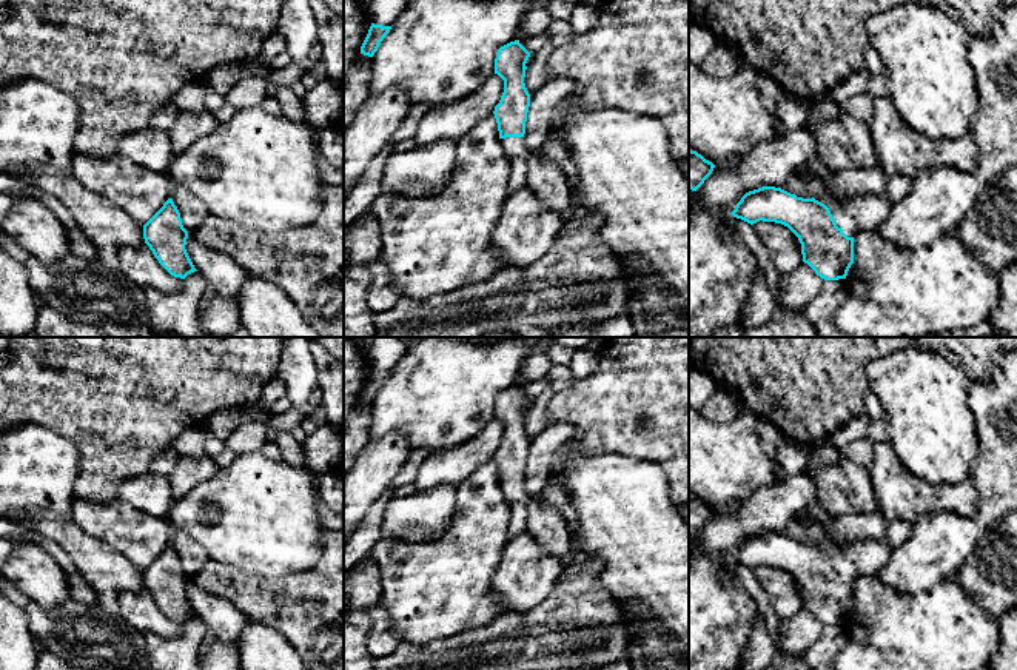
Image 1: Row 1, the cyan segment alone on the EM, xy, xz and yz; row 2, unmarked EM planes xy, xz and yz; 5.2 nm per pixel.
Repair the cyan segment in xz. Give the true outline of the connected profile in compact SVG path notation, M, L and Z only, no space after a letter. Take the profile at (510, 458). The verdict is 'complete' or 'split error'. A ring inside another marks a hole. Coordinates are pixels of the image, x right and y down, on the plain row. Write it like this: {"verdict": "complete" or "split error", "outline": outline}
{"verdict": "split error", "outline": "M519 388L501 391L495 404L495 419L504 425L504 437L495 451L501 490L510 507L508 539L527 531L529 494L524 487L530 439L525 433L525 408L530 397Z"}

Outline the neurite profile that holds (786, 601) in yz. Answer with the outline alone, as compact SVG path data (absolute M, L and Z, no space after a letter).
M763 565L752 571L781 621L790 619L800 608L803 608L801 595L795 588L794 578L787 571Z

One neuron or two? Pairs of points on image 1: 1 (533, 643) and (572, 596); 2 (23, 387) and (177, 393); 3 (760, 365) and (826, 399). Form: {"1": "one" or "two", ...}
{"1": "one", "2": "one", "3": "one"}

